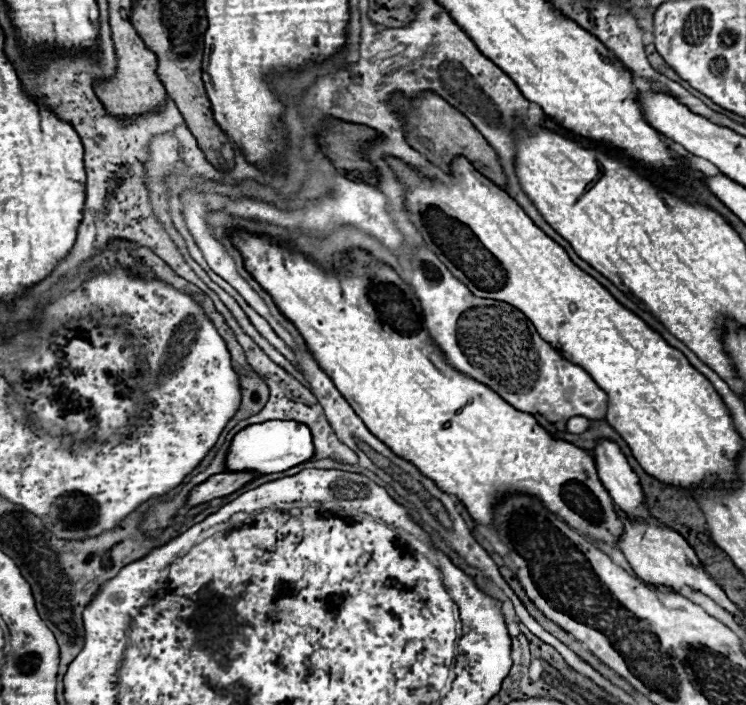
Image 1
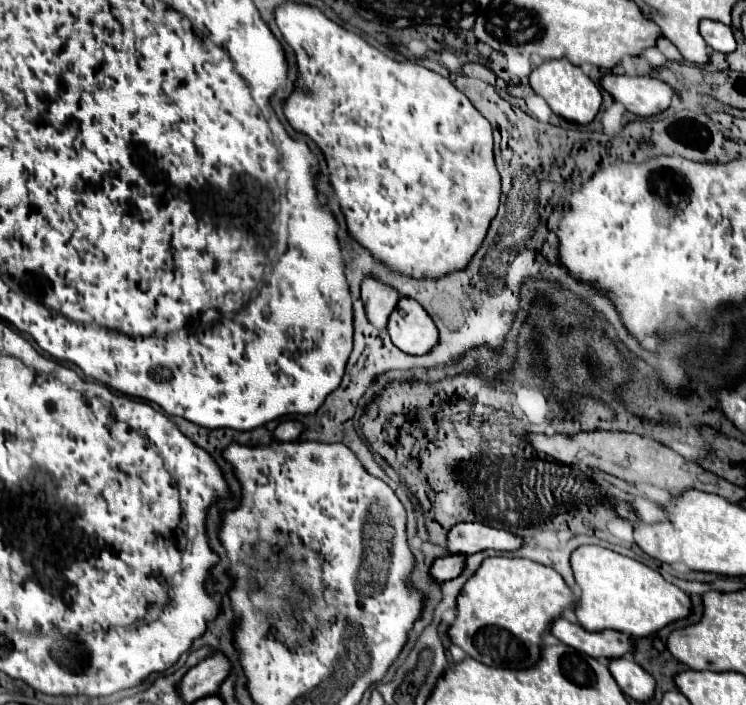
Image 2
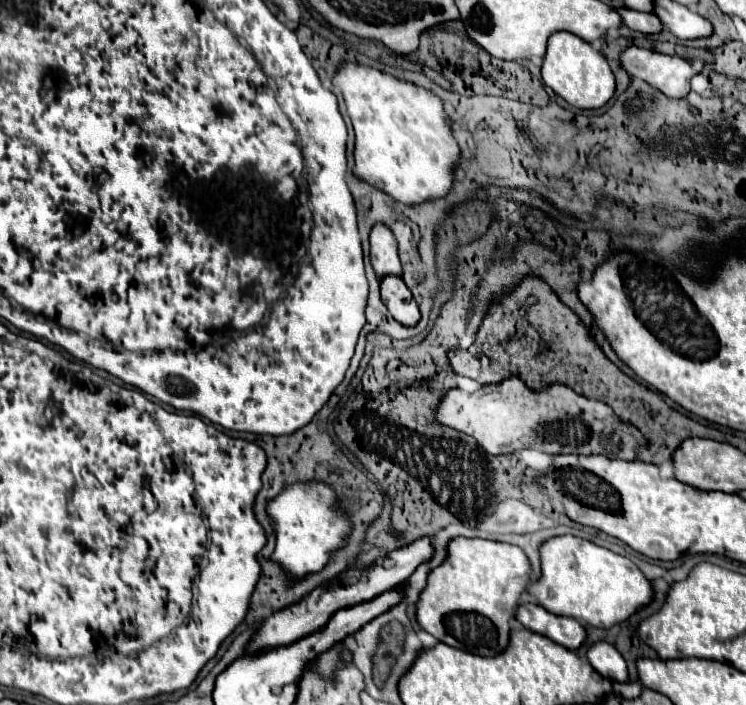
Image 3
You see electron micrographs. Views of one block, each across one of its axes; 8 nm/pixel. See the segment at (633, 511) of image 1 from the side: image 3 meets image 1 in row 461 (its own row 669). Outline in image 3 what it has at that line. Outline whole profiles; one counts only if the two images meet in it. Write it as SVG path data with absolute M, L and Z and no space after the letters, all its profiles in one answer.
M594 642L588 648L588 662L592 668L612 682L628 682L626 662L620 652L608 642Z

